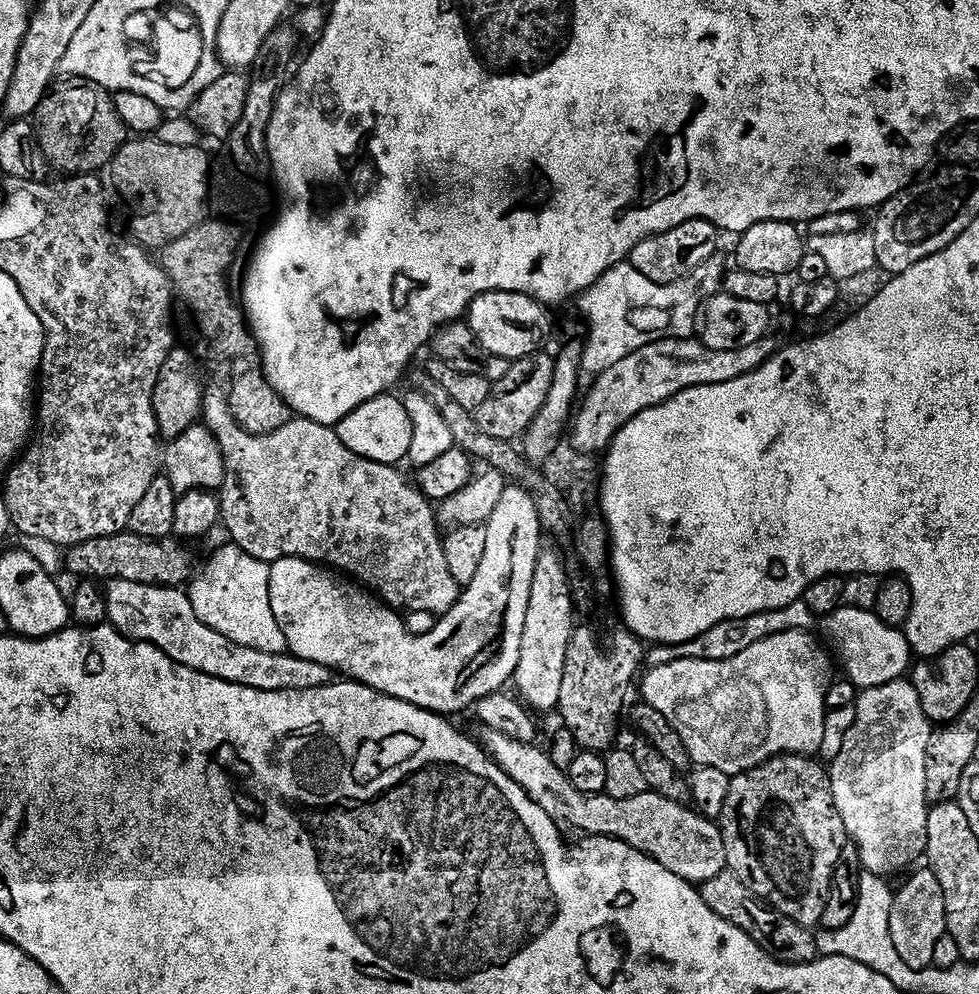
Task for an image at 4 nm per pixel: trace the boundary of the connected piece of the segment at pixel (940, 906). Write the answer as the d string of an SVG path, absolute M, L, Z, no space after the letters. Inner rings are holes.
M930 870L915 872L907 877L909 880L905 882L904 889L895 893L893 909L890 910L890 935L902 961L914 971L920 972L937 963L936 951L940 948L940 939L945 939L948 919L946 898L938 878Z

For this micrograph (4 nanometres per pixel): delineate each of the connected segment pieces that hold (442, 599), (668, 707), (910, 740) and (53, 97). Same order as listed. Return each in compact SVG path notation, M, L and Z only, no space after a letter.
M208 383L203 385L202 423L205 428L210 430L210 434L214 434L224 459L224 485L218 490L222 528L225 528L232 535L229 536L231 543L239 546L243 552L263 560L269 566L282 558L302 558L303 560L319 562L329 569L351 578L357 585L363 586L367 591L383 600L388 607L397 609L404 614L429 612L439 618L446 615L459 602L462 585L454 582L454 578L450 578L450 570L446 567L442 530L436 519L433 501L426 499L415 483L409 477L407 480L399 472L401 470L399 467L391 464L379 464L370 458L362 458L358 454L354 454L354 450L350 450L350 446L346 446L346 442L342 442L342 438L338 438L335 427L319 424L313 420L293 418L289 424L282 426L282 430L274 430L274 434L266 434L265 436L250 434L246 430L242 430L242 426L238 426L238 422L228 405L228 388L225 385Z
M808 630L779 632L770 638L762 638L762 642L729 660L685 658L657 663L657 668L643 673L643 703L670 722L678 738L682 738L693 765L701 768L713 767L734 777L762 766L775 756L815 757L823 744L825 700L834 675L829 653L812 634Z
M901 678L877 688L865 688L855 702L856 721L846 734L842 752L831 761L830 775L836 813L845 833L860 854L860 867L865 872L892 878L895 872L907 873L916 859L928 850L928 809L926 798L926 754L934 724L928 720L912 682Z
M68 78L60 83L57 83L48 95L42 98L42 102L34 113L34 127L38 142L46 154L49 165L55 171L57 168L60 174L99 173L99 168L104 168L107 164L109 167L119 155L120 148L128 143L130 139L129 128L119 117L112 92L92 81Z

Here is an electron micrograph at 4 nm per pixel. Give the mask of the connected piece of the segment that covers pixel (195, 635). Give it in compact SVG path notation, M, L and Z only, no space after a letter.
M109 580L106 584L106 599L108 601L107 623L128 637L133 642L152 644L158 650L165 652L177 665L181 664L195 672L201 672L215 680L225 680L238 686L253 688L259 692L281 692L282 690L314 690L325 688L333 683L334 673L332 669L322 666L318 662L306 662L302 658L291 654L279 656L278 654L266 654L262 650L250 650L246 646L238 646L230 642L230 638L222 638L218 630L210 630L198 614L194 614L194 606L190 602L187 591L180 588L159 588L158 586L146 586L142 582L122 582L121 580Z

